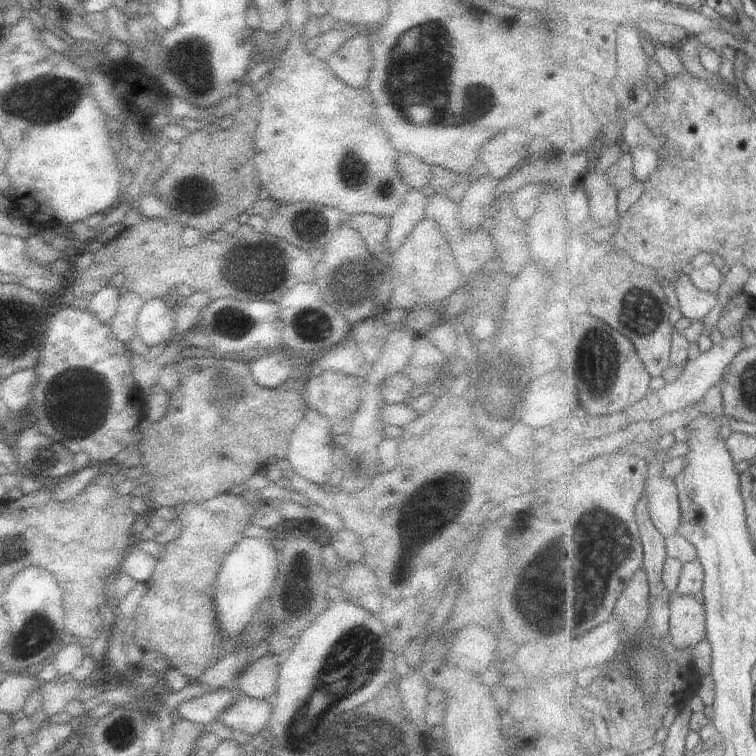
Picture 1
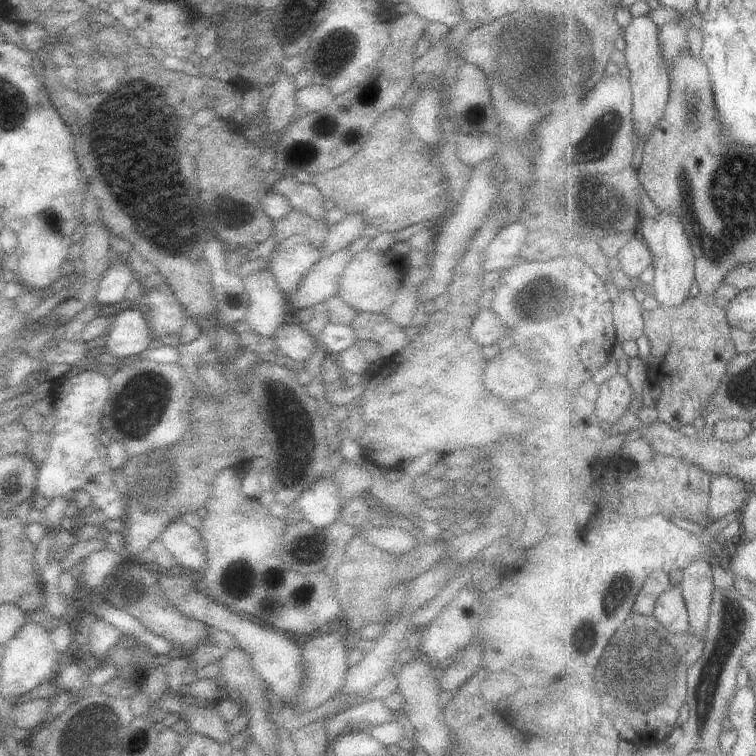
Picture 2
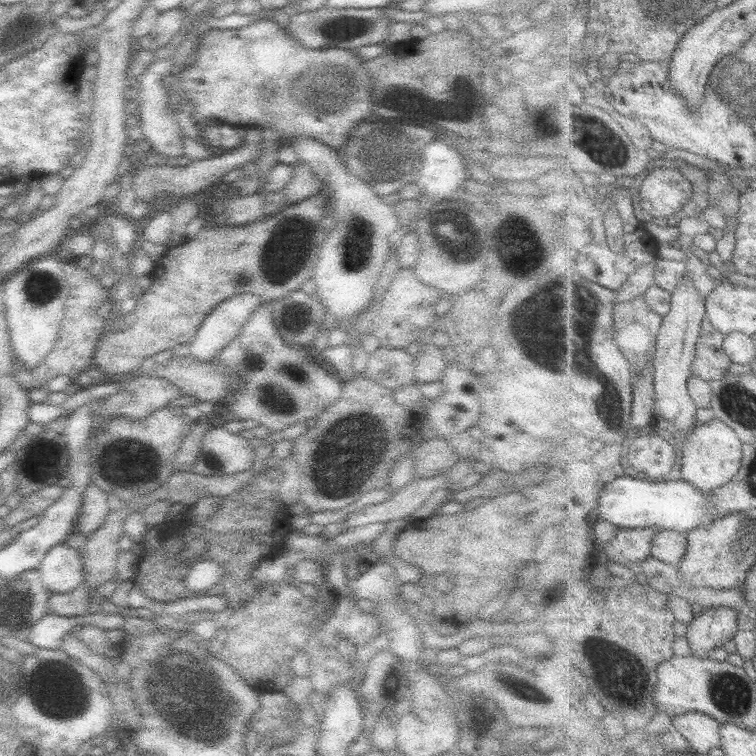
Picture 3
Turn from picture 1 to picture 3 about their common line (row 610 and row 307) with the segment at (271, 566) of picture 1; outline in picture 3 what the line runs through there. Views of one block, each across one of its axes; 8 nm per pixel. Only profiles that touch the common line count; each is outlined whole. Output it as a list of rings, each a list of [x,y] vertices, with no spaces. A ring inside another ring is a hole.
[[[234,295],[223,304],[217,304],[204,320],[191,340],[190,356],[197,362],[209,362],[227,347],[241,331],[243,324],[253,314],[261,301],[257,296]]]

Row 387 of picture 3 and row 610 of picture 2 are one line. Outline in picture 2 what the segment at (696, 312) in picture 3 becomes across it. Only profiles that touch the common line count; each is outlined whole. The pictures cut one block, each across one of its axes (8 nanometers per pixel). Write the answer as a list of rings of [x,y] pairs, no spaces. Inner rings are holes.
[[[672,587],[659,596],[653,615],[668,634],[684,633],[690,628],[688,608],[680,587]]]

